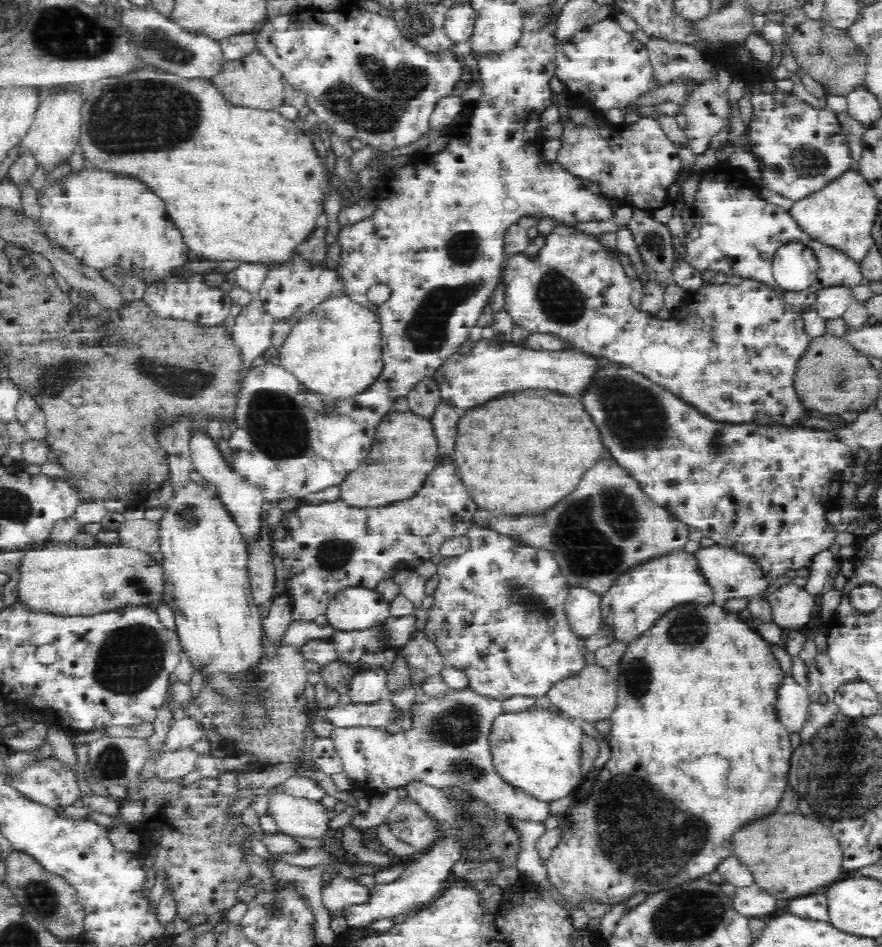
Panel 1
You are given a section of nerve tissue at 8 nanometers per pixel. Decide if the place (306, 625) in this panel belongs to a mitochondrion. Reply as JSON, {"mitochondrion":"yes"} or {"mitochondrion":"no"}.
{"mitochondrion":"no"}

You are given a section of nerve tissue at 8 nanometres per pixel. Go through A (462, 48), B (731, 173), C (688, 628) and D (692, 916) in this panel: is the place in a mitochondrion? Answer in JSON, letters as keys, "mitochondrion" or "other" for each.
{"A":"other","B":"other","C":"mitochondrion","D":"mitochondrion"}

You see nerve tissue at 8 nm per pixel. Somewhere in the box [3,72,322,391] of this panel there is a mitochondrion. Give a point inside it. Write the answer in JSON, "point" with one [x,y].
{"point":[141,115]}

